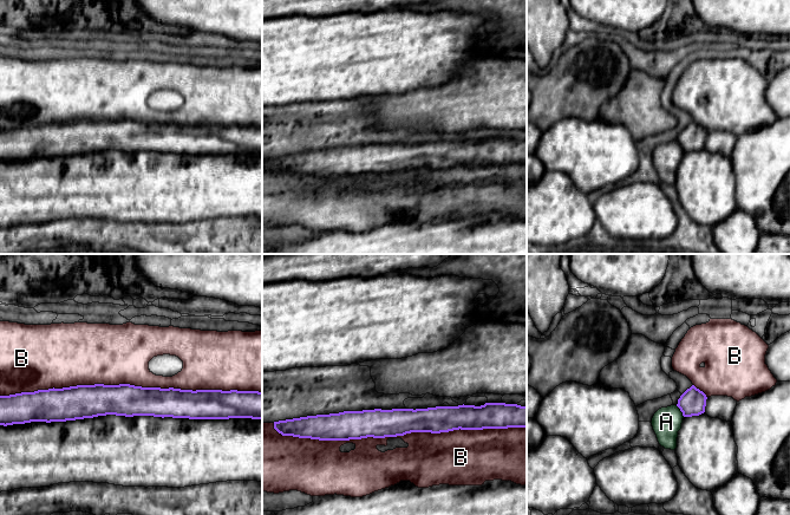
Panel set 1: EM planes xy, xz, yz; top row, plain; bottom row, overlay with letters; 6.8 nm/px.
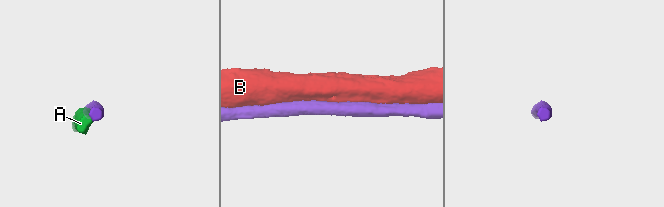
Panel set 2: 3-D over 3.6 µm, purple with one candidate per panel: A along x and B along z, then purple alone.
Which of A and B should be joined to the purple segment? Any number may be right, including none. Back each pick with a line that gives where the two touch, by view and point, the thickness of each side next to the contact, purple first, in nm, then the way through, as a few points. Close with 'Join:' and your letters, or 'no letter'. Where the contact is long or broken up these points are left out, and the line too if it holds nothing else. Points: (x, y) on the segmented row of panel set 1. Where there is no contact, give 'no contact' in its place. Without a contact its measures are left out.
Join: no letter

